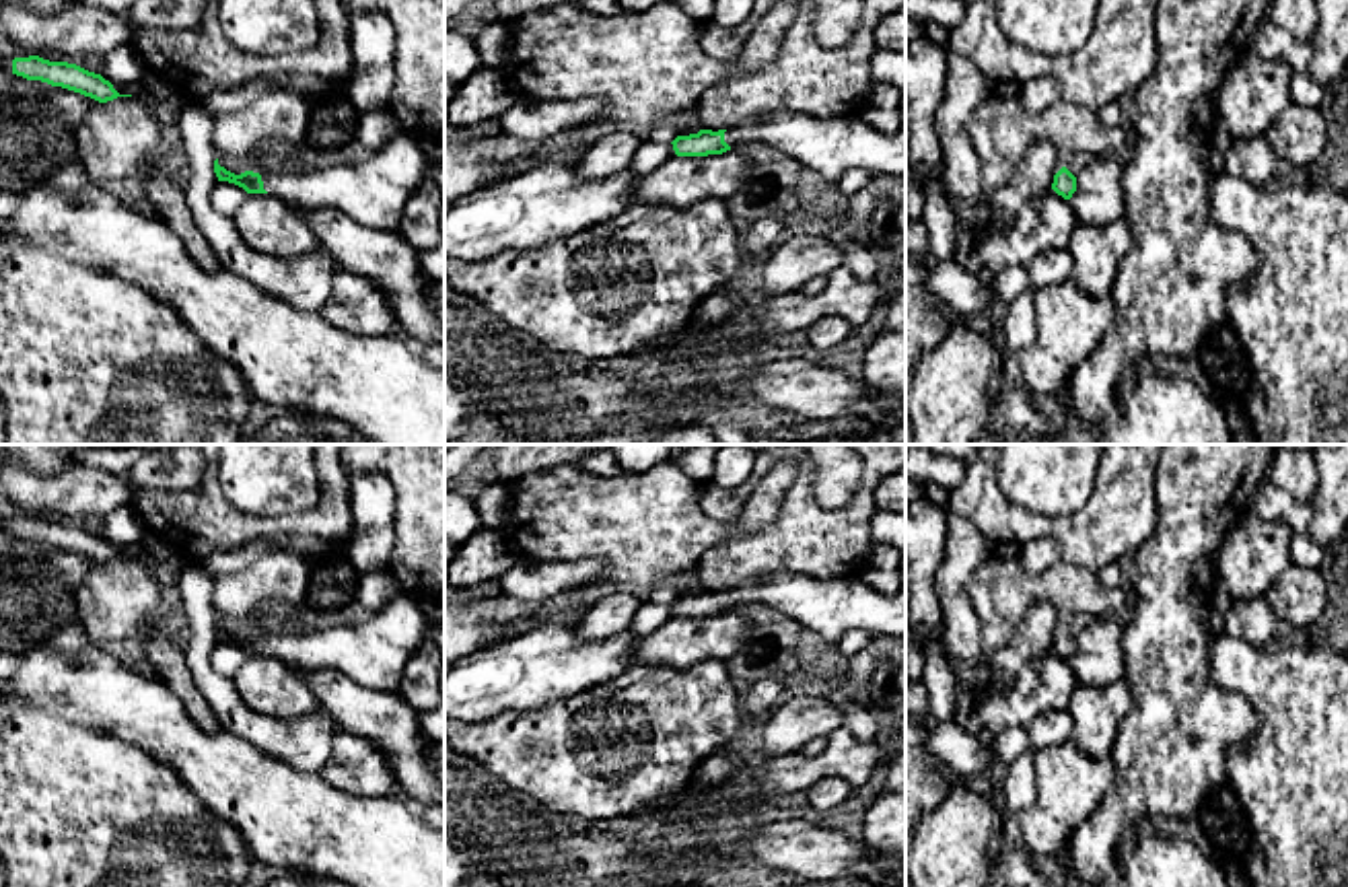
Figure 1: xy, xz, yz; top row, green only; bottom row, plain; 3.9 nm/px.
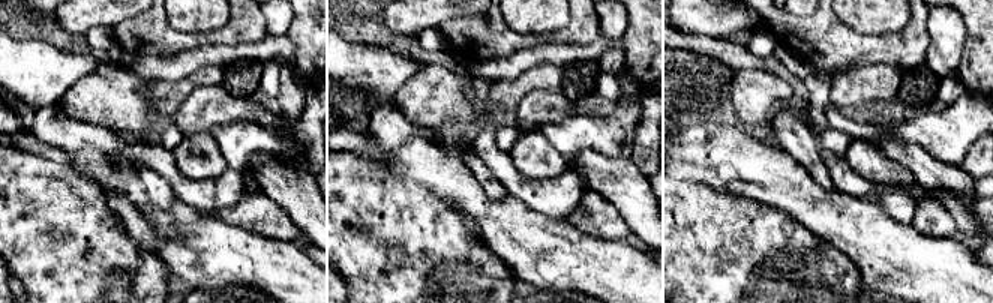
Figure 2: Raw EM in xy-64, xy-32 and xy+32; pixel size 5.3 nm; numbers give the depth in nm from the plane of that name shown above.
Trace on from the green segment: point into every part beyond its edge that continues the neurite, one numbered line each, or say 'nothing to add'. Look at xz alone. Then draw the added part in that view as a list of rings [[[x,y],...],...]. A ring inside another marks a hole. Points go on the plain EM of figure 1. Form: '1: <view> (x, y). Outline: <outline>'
1: xz (830, 608). Outline: [[[790,572],[766,574],[726,591],[724,603],[731,609],[749,603],[774,607],[831,644],[850,630],[906,638],[906,591],[881,595],[862,574],[840,580]]]

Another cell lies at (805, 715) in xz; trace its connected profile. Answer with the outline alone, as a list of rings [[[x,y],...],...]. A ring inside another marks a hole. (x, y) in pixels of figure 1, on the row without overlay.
[[[792,689],[753,741],[757,759],[799,753],[807,743],[844,726],[842,708],[819,689]]]

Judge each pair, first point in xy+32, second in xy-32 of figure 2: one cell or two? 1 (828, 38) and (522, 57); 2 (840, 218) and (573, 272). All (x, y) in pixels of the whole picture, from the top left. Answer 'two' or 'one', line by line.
1: two
2: one

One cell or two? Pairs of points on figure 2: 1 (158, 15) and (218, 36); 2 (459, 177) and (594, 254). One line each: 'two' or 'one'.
1: one
2: one

